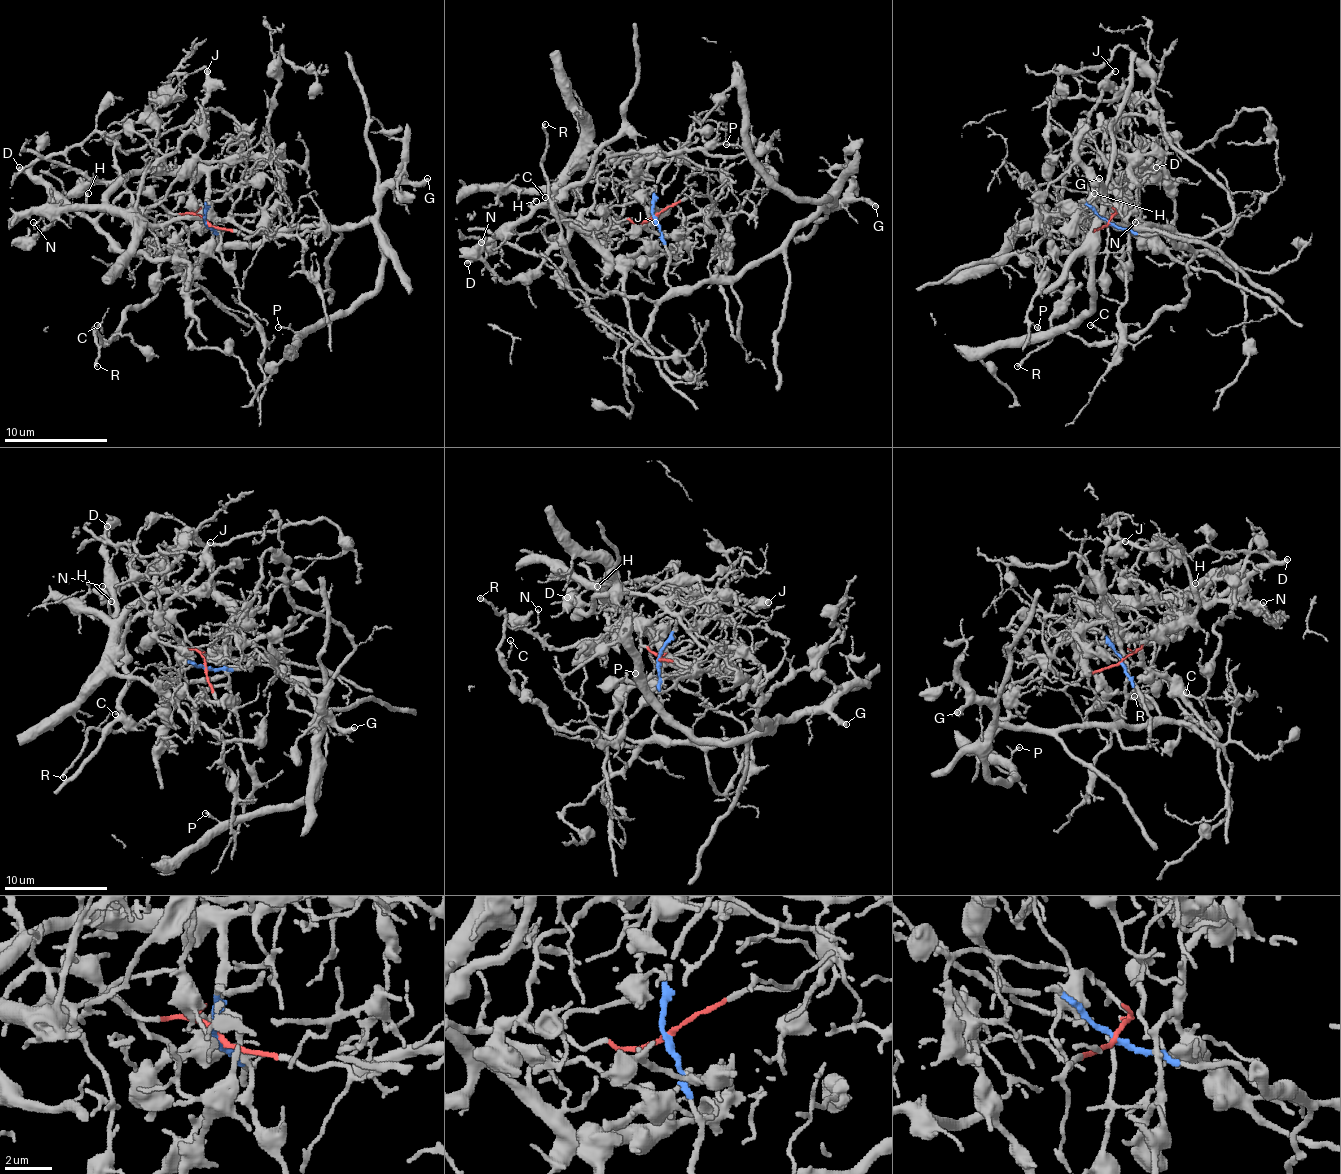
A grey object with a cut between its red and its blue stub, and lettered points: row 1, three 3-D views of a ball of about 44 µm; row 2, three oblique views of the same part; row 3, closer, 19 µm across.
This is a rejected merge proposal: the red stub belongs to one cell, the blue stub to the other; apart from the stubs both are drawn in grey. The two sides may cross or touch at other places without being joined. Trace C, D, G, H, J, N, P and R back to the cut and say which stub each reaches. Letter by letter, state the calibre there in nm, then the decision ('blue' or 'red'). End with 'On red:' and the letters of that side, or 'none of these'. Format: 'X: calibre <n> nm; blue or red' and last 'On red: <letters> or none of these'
C: calibre 130 nm; blue
D: calibre 360 nm; red
G: calibre 360 nm; blue
H: calibre 170 nm; red
J: calibre 280 nm; red
N: calibre 130 nm; red
P: calibre 100 nm; blue
R: calibre 200 nm; blue
On red: D, H, J, N

